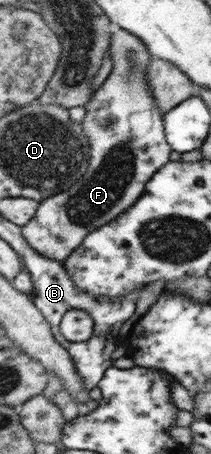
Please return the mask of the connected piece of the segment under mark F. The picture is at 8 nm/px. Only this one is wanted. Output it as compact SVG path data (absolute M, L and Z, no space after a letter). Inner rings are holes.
M119 29L112 35L111 45L107 47L107 55L109 54L113 61L111 73L93 93L93 97L85 103L86 114L81 123L91 146L91 161L85 175L67 191L43 199L34 217L21 229L23 240L33 252L41 255L41 258L63 263L79 248L87 234L113 221L125 209L131 207L143 195L147 181L170 161L172 149L166 141L163 114L157 107L153 89L147 85L147 66L152 56L149 55L146 45L131 33Z

